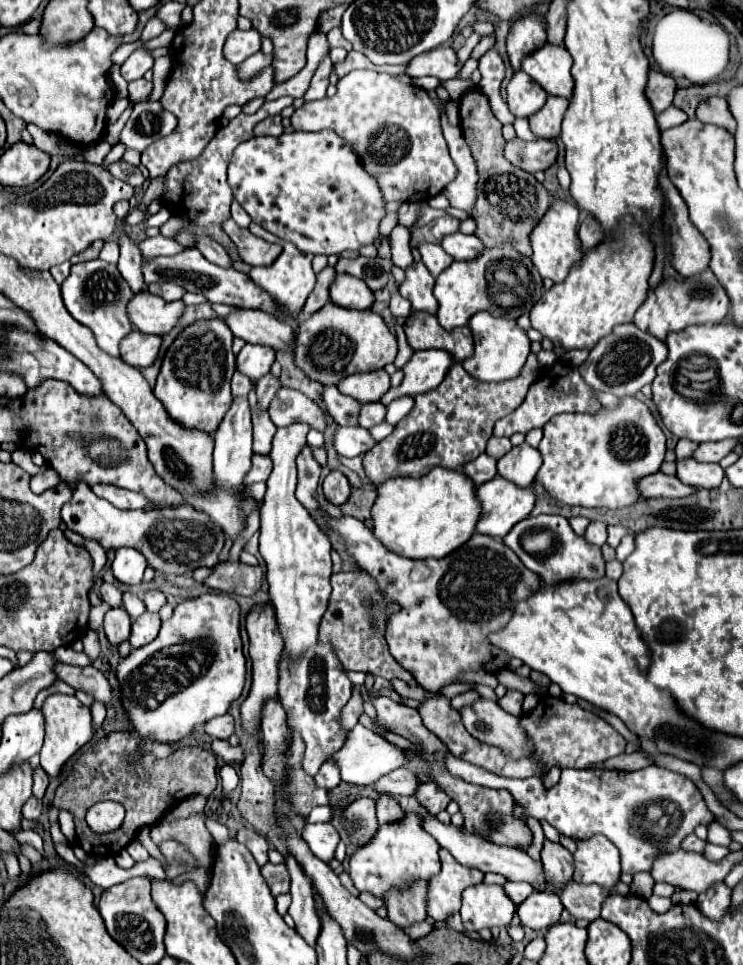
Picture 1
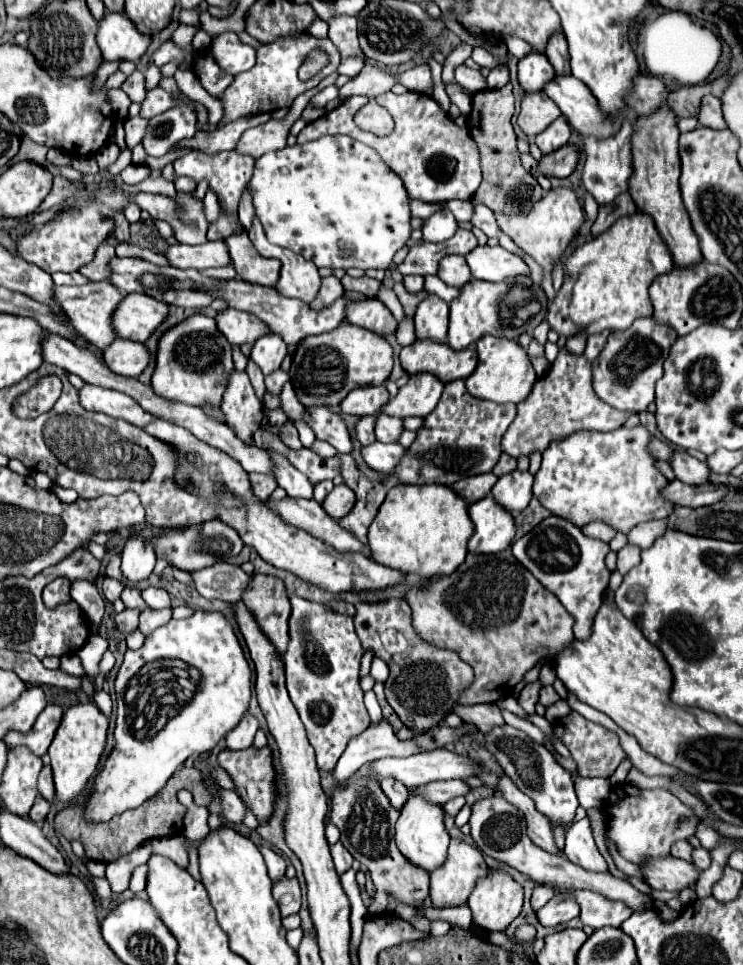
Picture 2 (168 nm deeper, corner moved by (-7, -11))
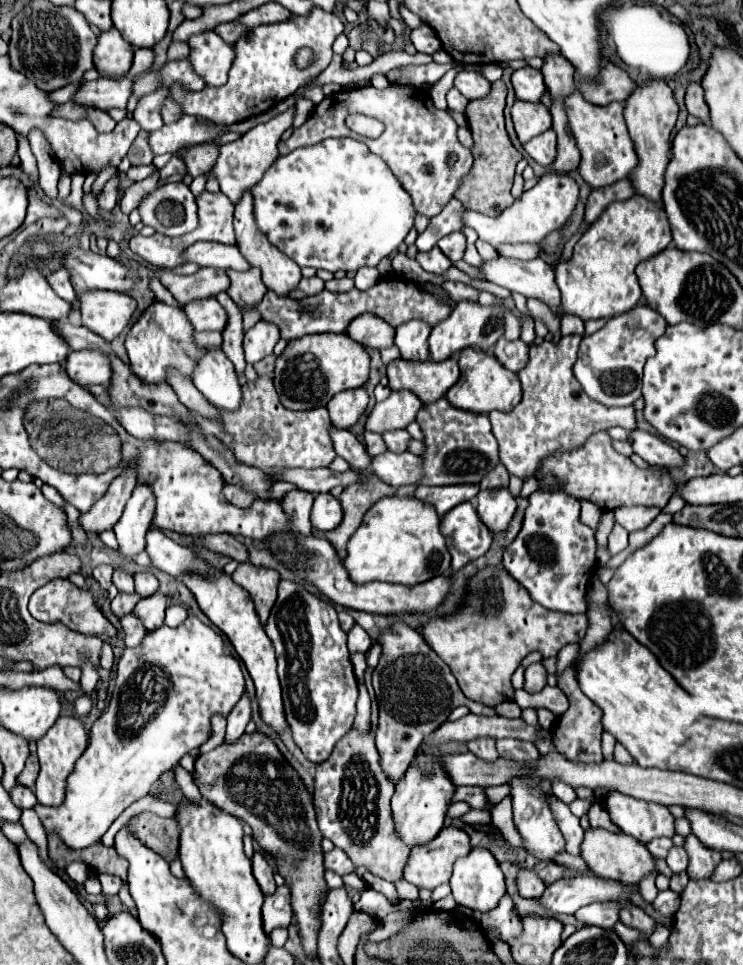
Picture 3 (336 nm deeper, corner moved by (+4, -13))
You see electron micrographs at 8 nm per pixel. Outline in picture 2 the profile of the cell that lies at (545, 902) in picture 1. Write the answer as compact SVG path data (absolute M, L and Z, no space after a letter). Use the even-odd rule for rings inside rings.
M551 898L539 912L537 920L545 928L555 928L559 924L567 924L569 920L579 916L579 906L571 902L571 898Z

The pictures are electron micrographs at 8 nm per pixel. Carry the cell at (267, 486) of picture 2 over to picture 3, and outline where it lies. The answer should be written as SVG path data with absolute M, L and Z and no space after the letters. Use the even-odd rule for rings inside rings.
M226 484L222 492L224 492L226 500L228 500L230 504L238 506L238 508L250 508L252 502L254 502L252 496L248 496L248 492L244 492L242 488L236 488L236 486L232 486L232 484Z

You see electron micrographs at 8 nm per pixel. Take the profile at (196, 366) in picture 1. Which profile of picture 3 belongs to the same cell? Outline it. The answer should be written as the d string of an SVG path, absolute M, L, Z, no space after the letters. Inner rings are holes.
M154 300L140 314L140 318L134 322L126 336L126 350L130 356L132 372L144 382L166 382L166 370L168 366L174 366L184 376L192 378L192 368L196 366L196 360L202 356L202 348L194 344L192 332L194 328L188 324L188 318L184 316L182 308Z

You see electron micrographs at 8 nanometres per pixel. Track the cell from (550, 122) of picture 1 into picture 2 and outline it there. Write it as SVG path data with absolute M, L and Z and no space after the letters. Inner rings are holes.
M559 116L541 134L535 136L535 144L539 146L539 150L543 154L549 154L549 152L565 146L569 142L569 136L571 136L571 126L565 116Z

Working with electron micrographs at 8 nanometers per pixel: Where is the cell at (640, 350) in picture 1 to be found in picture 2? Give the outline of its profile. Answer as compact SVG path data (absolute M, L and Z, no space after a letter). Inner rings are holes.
M639 318L639 322L633 322L631 328L611 334L603 352L593 362L595 394L617 410L647 410L647 406L655 400L655 382L663 376L663 360L667 360L675 340L675 330L655 324L653 318Z

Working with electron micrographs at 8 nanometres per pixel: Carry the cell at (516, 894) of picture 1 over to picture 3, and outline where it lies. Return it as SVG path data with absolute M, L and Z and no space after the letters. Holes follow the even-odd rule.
M522 868L518 872L516 886L518 886L520 896L524 896L524 898L540 898L544 894L544 888L546 888L546 884L540 880L540 876L528 868Z

